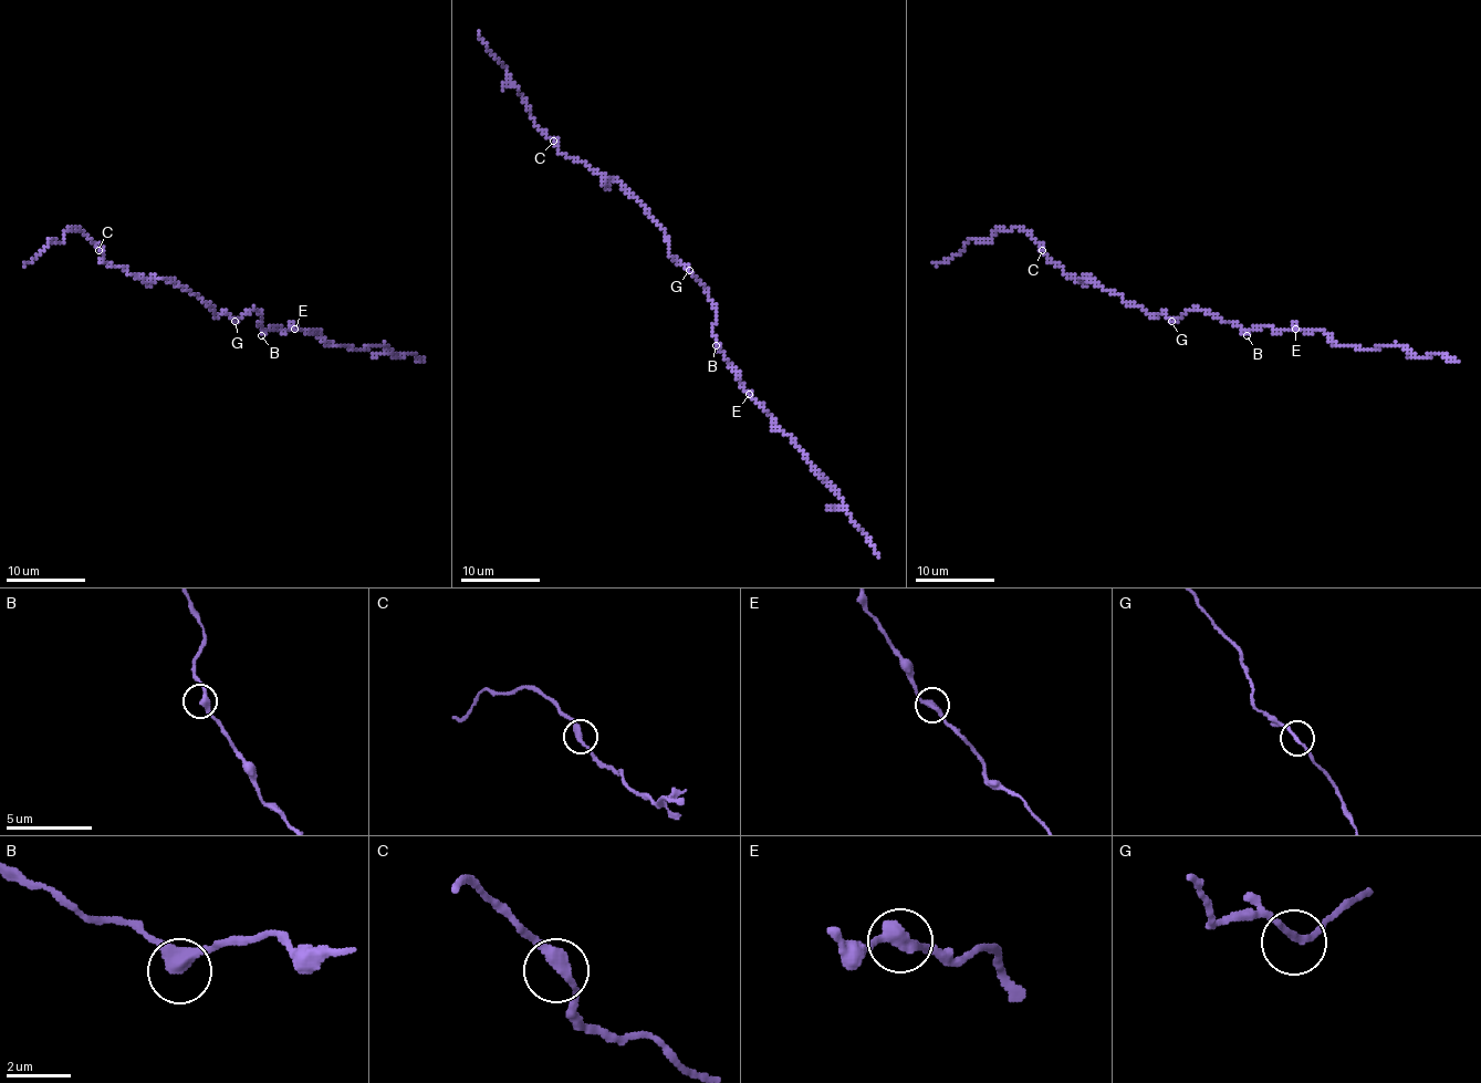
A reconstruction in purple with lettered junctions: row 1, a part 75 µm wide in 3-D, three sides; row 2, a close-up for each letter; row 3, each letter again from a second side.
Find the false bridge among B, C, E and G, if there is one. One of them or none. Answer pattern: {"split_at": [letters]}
{"split_at": []}

